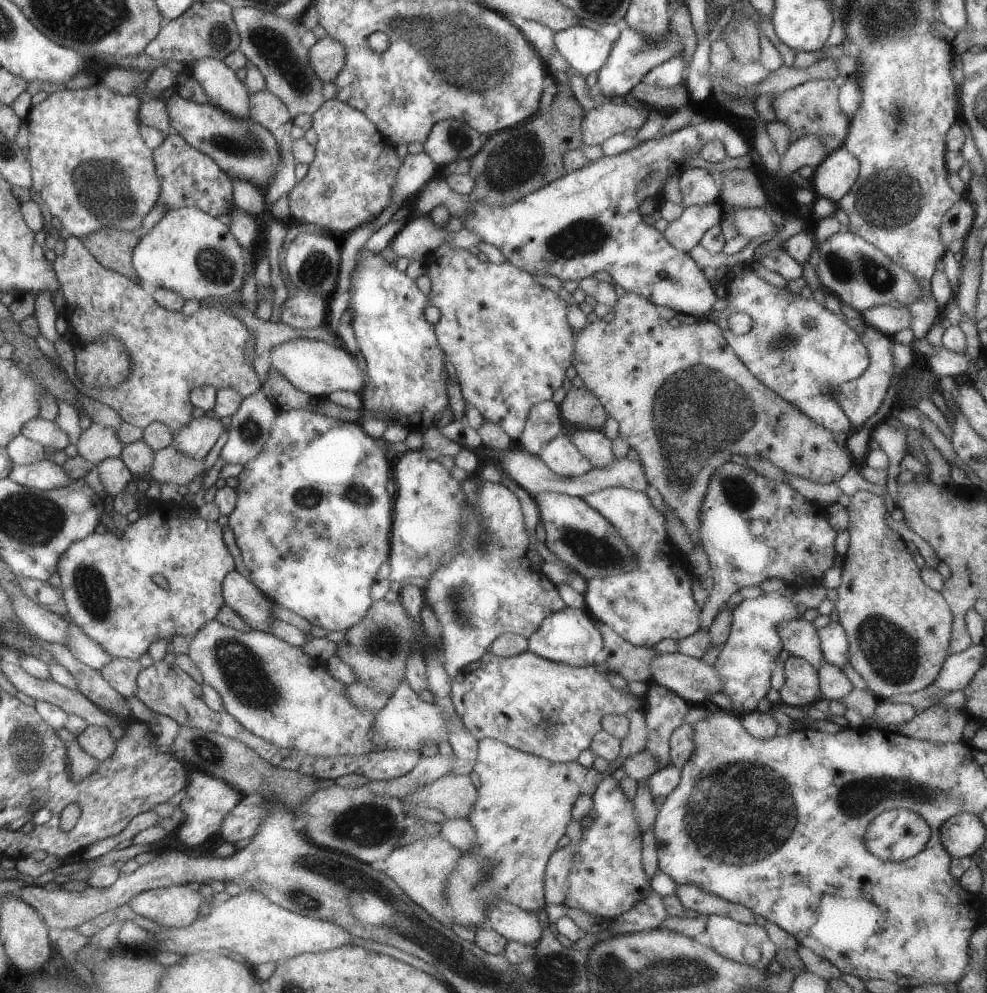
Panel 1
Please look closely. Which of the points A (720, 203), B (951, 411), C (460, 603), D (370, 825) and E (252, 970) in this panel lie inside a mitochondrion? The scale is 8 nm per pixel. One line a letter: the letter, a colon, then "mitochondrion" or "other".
A: other
B: other
C: mitochondrion
D: mitochondrion
E: other

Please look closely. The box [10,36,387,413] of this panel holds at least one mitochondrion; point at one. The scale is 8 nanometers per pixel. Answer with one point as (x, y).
(106, 190)

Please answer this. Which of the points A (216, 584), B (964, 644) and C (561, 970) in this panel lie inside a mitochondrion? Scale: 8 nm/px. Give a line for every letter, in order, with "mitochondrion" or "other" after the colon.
A: other
B: other
C: mitochondrion

